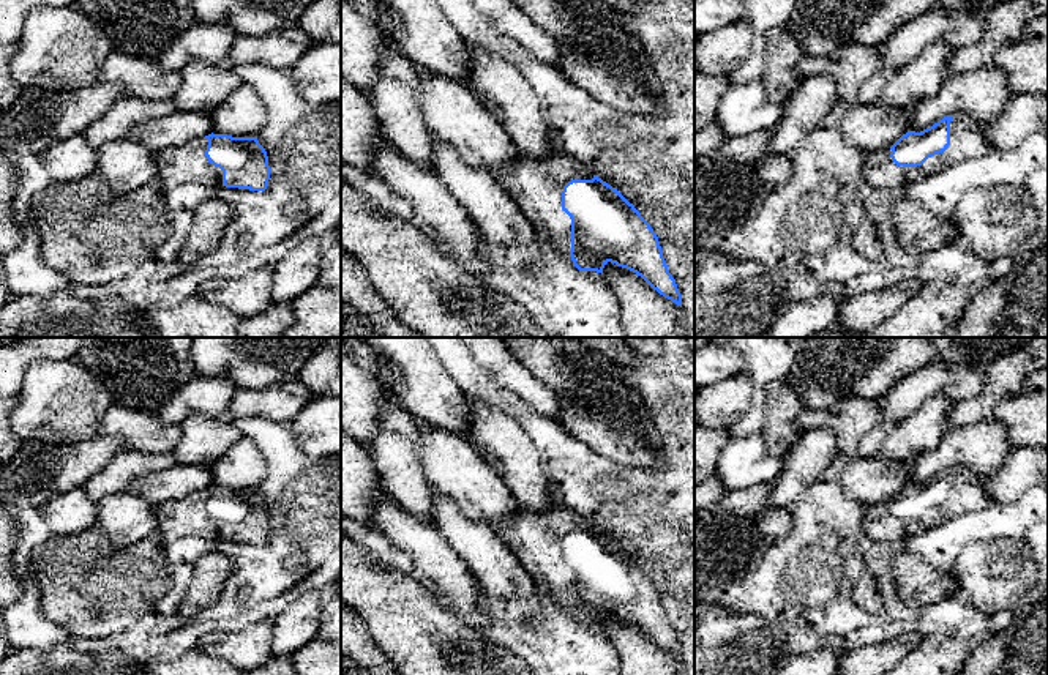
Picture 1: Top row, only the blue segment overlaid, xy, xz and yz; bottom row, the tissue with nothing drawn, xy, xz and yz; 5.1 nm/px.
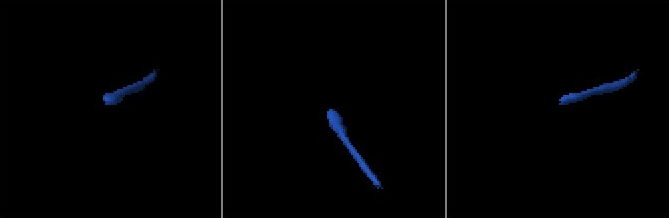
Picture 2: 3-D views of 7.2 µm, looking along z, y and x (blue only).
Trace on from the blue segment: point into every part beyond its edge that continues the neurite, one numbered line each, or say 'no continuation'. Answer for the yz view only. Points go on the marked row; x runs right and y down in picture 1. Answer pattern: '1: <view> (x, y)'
1: yz (968, 139)

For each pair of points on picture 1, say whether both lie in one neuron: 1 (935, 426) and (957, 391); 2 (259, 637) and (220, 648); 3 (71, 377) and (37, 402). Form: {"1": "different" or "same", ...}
{"1": "different", "2": "same", "3": "same"}

